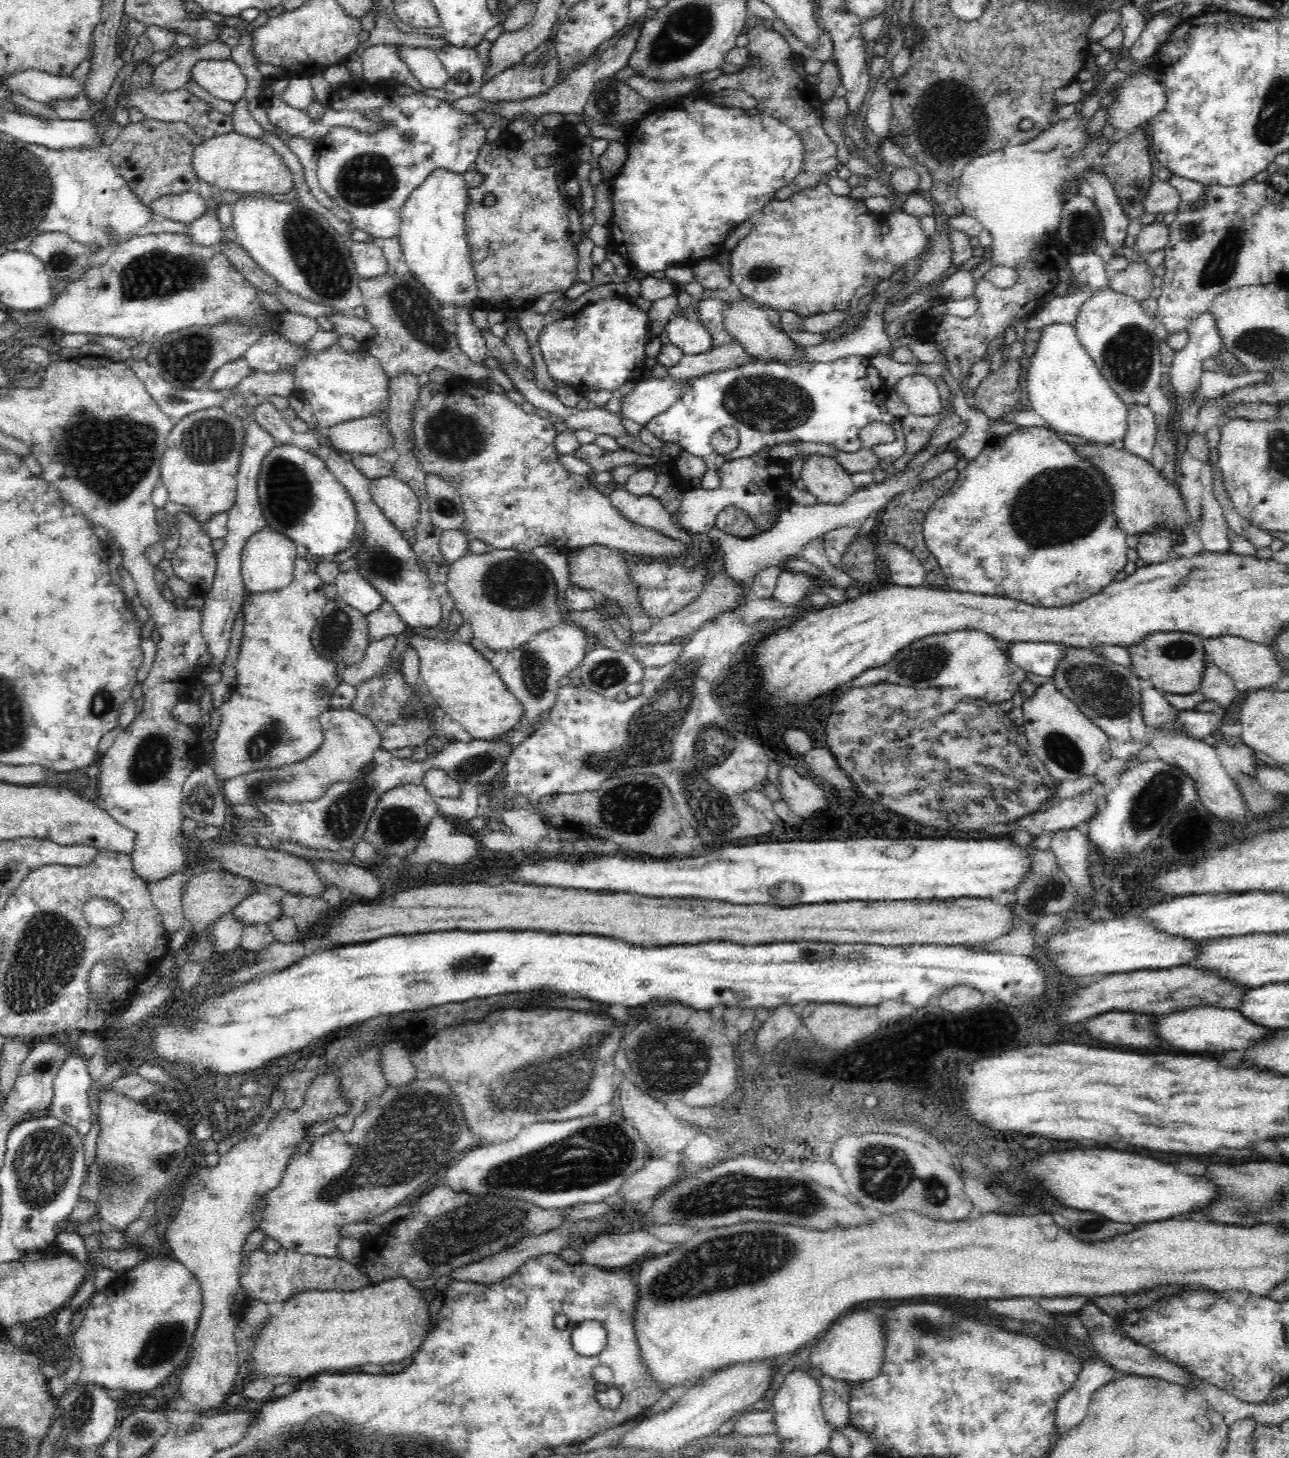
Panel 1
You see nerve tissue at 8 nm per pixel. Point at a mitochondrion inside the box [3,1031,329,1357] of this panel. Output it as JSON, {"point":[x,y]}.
{"point":[43,1162]}

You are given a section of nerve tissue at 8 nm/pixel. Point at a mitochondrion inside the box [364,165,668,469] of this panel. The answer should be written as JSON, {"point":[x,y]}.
{"point":[452,434]}

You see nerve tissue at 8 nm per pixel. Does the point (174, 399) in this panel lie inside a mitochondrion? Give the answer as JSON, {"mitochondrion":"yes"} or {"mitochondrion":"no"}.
{"mitochondrion":"yes"}

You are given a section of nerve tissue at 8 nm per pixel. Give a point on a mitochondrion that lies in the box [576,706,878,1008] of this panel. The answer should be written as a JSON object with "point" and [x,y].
{"point":[712,809]}

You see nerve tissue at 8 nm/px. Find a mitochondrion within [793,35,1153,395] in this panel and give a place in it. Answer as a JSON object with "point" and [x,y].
{"point":[953,94]}

